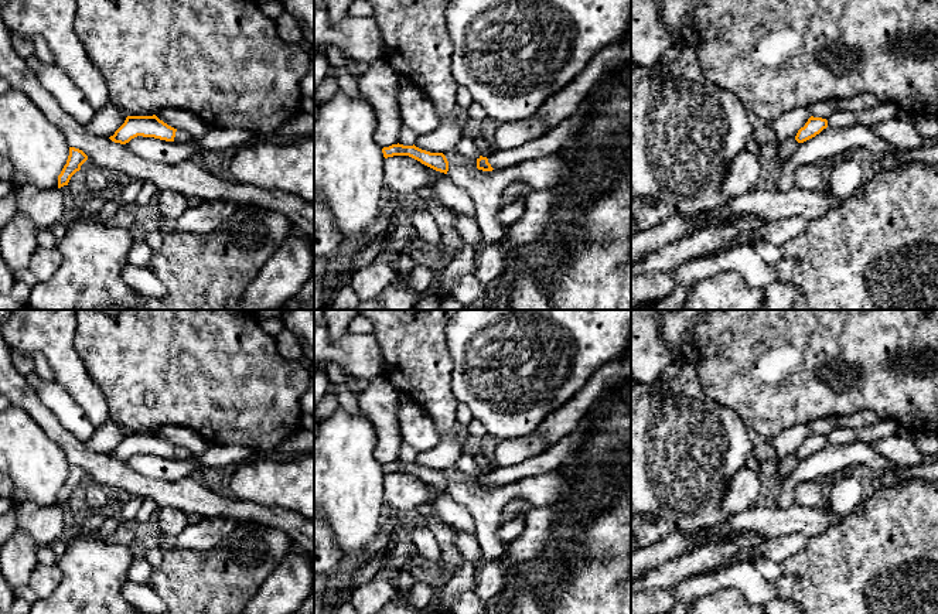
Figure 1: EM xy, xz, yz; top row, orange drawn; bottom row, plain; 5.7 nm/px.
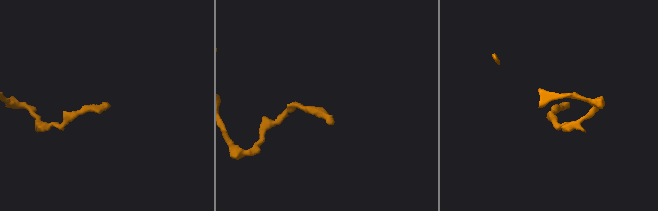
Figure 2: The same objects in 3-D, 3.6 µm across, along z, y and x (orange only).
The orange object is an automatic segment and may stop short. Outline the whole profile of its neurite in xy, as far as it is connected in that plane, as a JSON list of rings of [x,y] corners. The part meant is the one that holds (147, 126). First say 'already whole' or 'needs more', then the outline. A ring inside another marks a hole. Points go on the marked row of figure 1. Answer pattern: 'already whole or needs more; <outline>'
needs more; [[[156,115],[127,116],[125,123],[109,139],[115,143],[126,144],[137,136],[154,137],[166,141],[185,144],[195,139],[192,134],[187,132],[177,130],[168,126],[167,123],[160,120]]]

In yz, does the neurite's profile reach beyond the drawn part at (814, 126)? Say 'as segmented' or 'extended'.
as segmented

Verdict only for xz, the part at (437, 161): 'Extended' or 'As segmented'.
As segmented

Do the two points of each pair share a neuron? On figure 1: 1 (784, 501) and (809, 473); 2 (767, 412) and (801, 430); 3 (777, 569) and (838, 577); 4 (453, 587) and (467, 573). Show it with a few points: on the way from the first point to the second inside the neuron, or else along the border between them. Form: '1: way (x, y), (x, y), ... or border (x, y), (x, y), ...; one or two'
1: way (785, 493), (787, 487), (801, 473); one
2: border (807, 423), (787, 427), (773, 439); two
3: border (783, 563), (783, 573), (774, 582); two
4: way (456, 584), (464, 576); one

